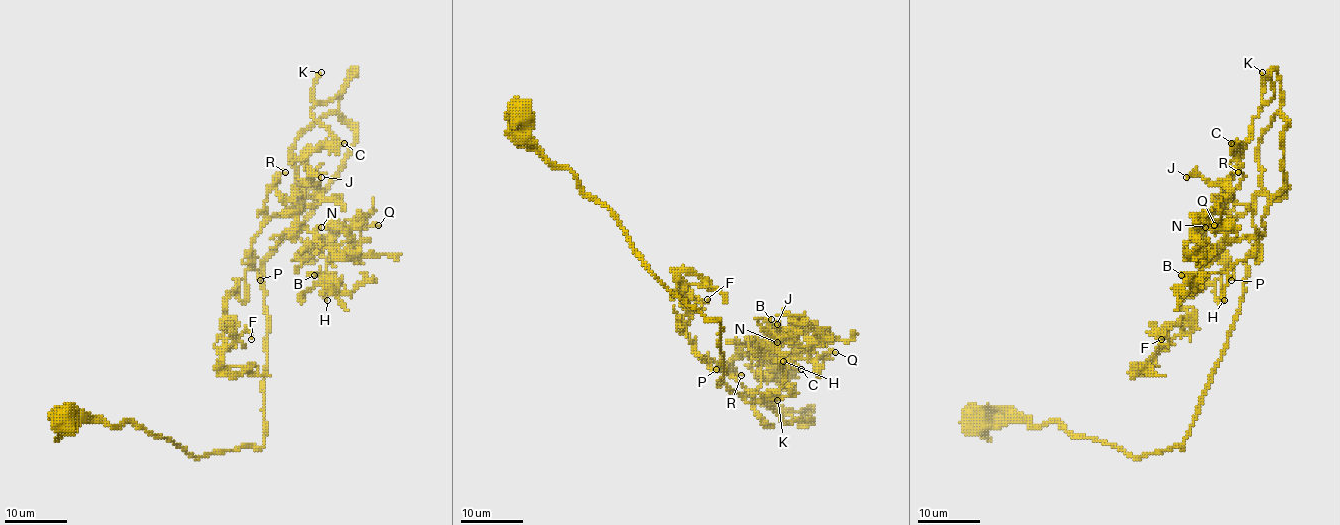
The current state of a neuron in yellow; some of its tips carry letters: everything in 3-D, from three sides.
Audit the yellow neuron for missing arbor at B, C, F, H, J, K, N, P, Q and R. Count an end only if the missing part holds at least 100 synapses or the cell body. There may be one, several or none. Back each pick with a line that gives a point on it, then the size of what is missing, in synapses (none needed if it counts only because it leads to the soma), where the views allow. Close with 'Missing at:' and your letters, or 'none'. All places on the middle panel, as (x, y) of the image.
K: Place: (777, 400). Roughly 400 synapses
Missing at: K

